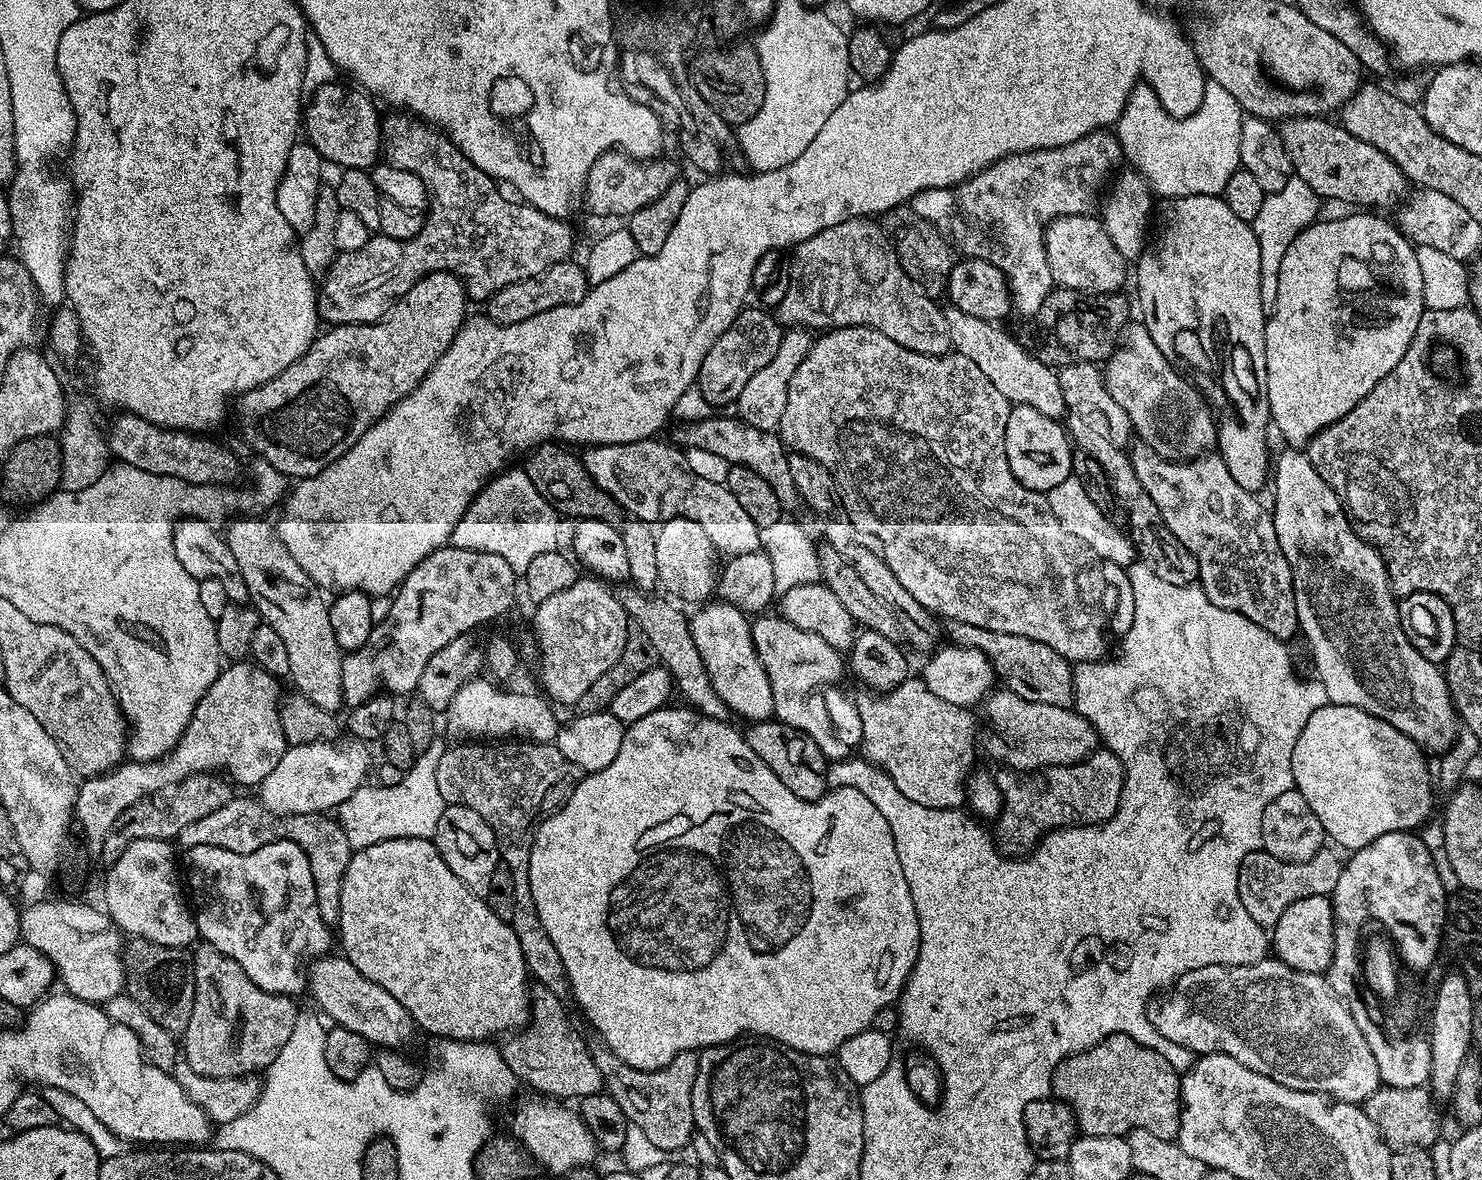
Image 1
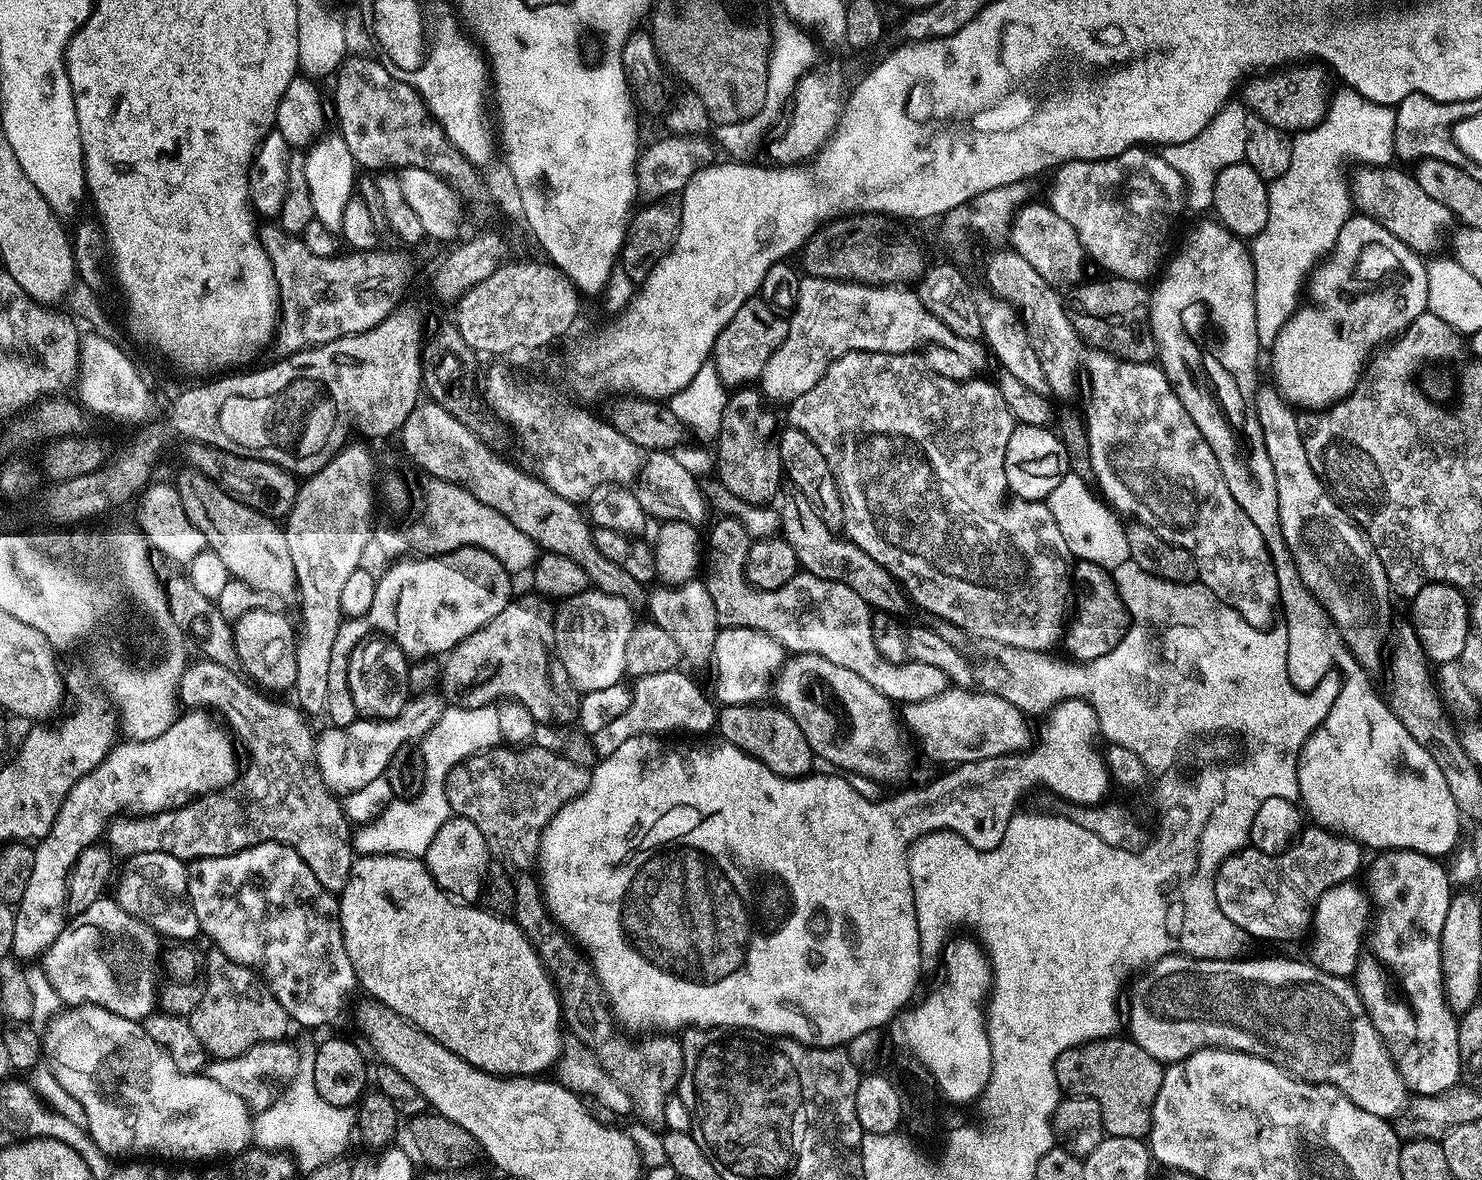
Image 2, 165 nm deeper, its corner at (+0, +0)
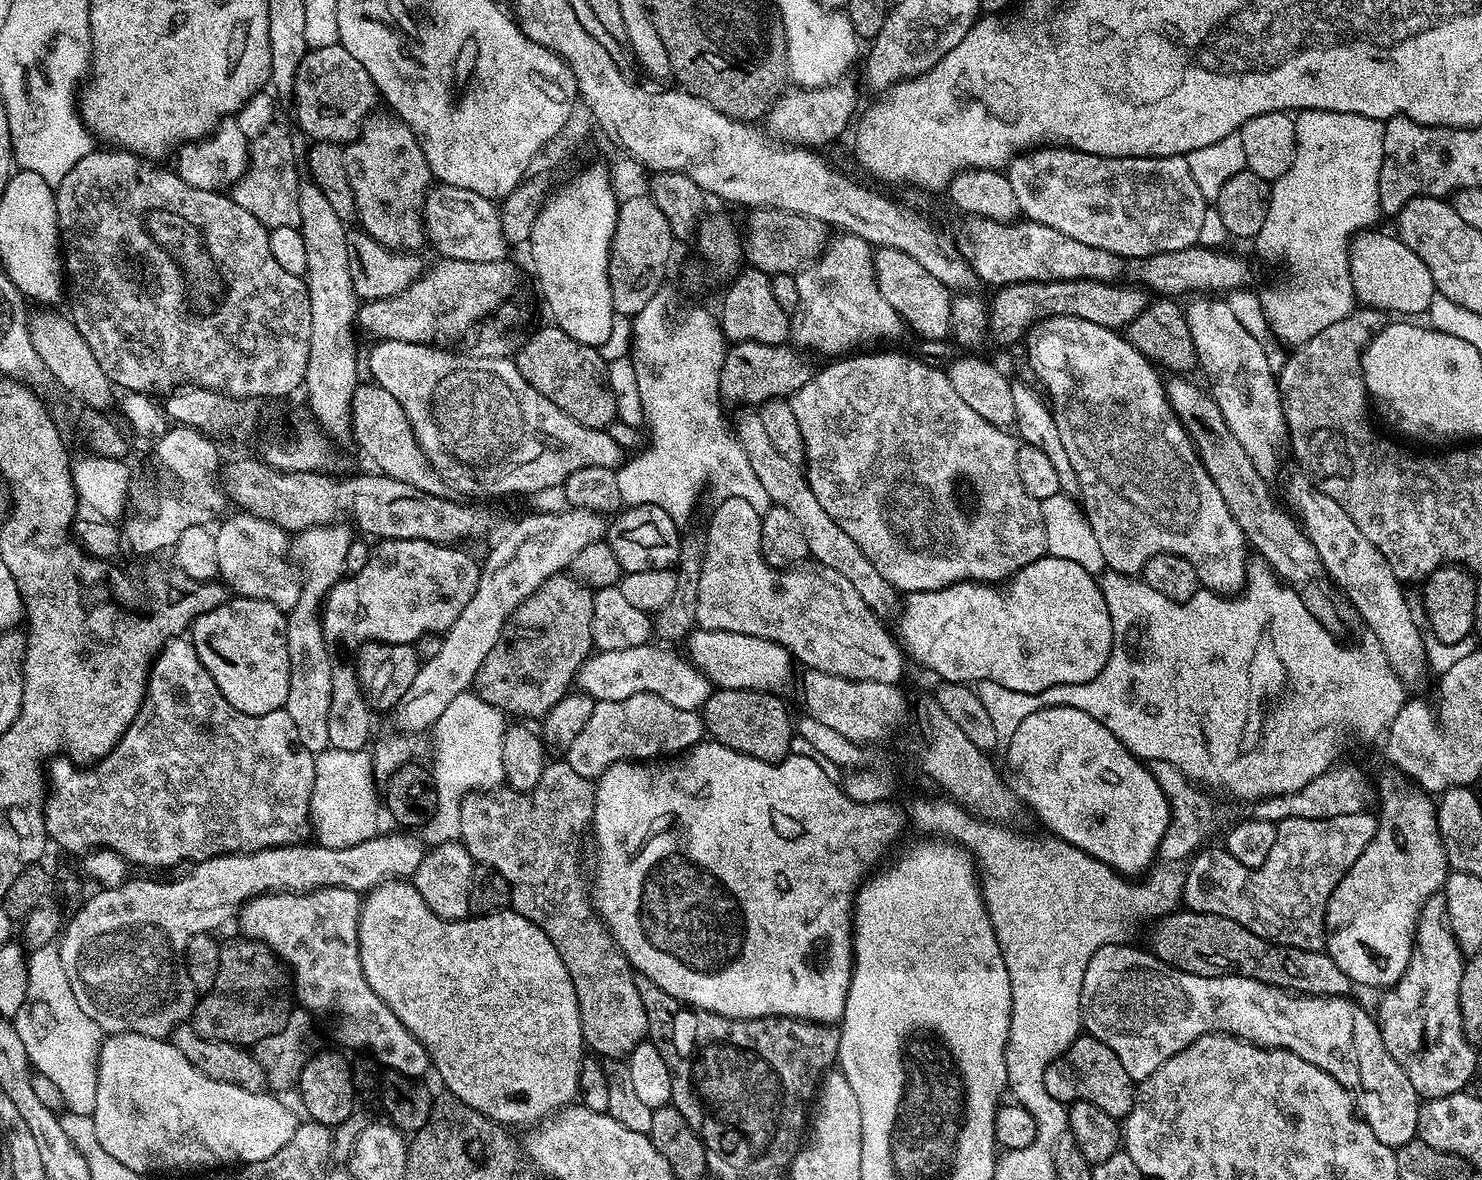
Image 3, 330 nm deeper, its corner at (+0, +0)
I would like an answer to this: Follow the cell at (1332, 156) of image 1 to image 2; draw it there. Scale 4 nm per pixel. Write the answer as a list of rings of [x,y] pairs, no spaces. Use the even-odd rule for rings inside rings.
[[[1400,166],[1367,167],[1365,172],[1354,182],[1354,204],[1363,215],[1376,220],[1398,242],[1406,245],[1411,252],[1421,258],[1431,257],[1444,244],[1448,231],[1454,225],[1454,217],[1442,202],[1434,202],[1422,186],[1418,186],[1415,175],[1403,172]]]

